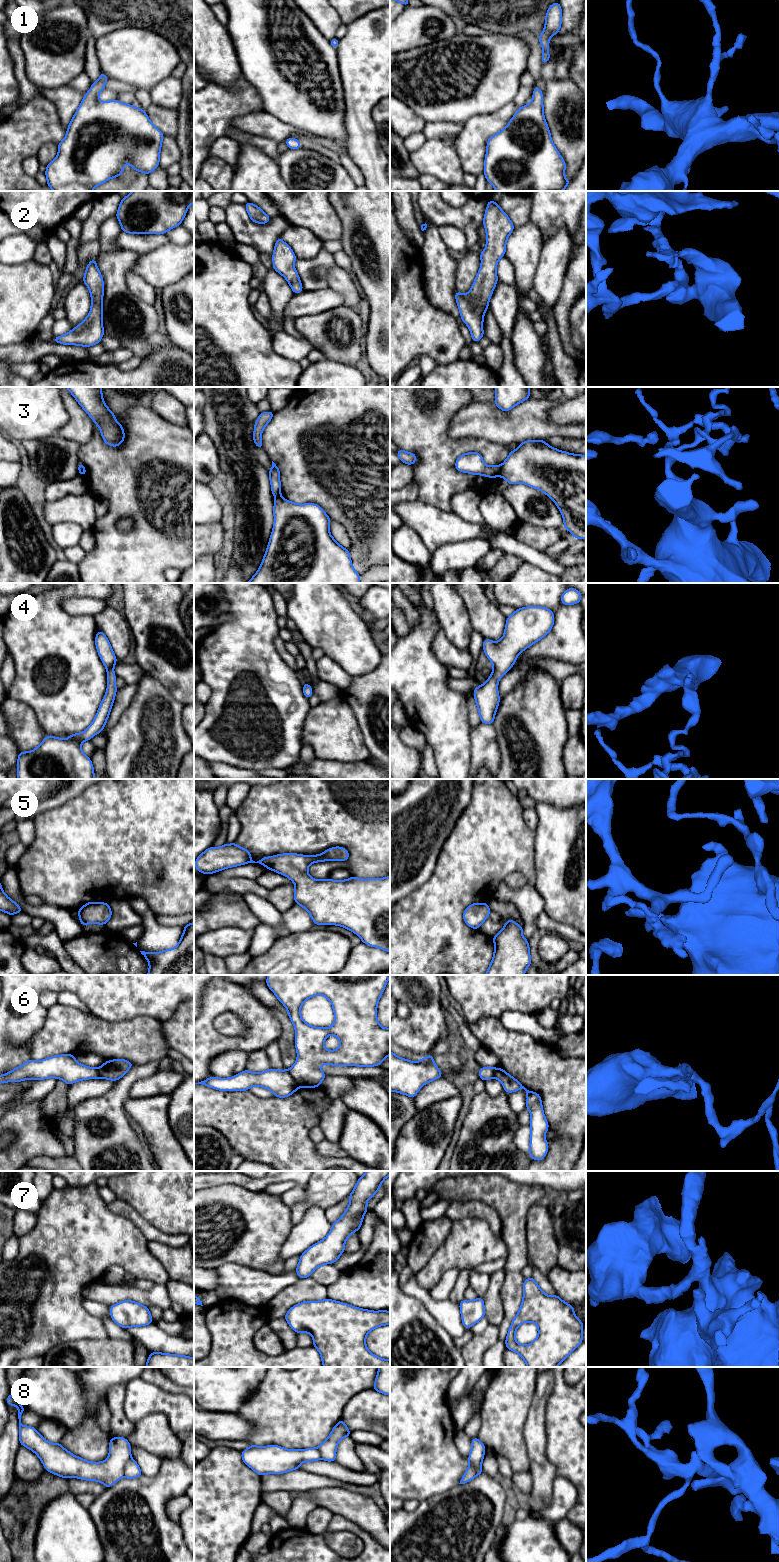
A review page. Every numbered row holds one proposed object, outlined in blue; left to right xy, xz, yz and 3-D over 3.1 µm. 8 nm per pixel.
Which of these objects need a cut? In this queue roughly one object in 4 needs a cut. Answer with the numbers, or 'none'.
3, 6, 8

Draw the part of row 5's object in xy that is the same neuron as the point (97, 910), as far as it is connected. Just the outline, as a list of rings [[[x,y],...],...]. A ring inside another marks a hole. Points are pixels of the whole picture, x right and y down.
[[[88,901],[86,905],[78,908],[78,911],[82,926],[86,924],[101,924],[105,926],[112,916],[110,905],[104,902],[93,903]]]

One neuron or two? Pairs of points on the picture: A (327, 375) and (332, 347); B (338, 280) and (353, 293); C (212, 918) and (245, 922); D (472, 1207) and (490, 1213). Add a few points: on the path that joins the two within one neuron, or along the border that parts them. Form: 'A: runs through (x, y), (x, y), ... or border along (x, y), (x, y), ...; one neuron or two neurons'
A: border along (325, 357), (353, 366); two neurons
B: runs through (342, 282), (349, 289); one neuron
C: runs through (220, 918), (237, 918); one neuron
D: runs through (476, 1208), (486, 1212); one neuron

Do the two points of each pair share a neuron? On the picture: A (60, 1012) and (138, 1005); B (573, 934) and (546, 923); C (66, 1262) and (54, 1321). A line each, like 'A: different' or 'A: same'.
A: different
B: same
C: same

